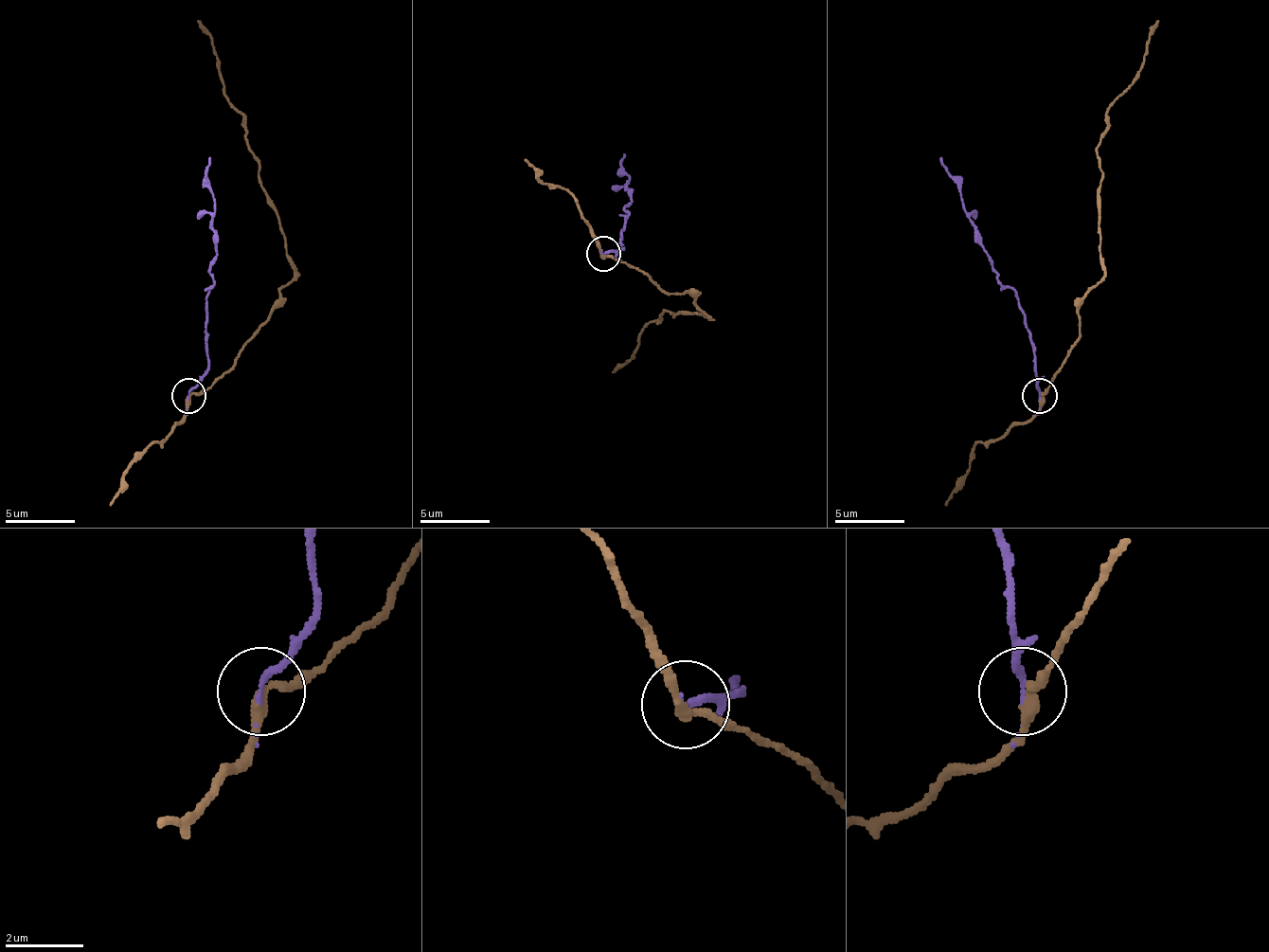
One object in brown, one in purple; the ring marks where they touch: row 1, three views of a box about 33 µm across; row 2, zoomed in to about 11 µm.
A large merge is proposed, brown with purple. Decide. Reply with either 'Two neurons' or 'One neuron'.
Two neurons

